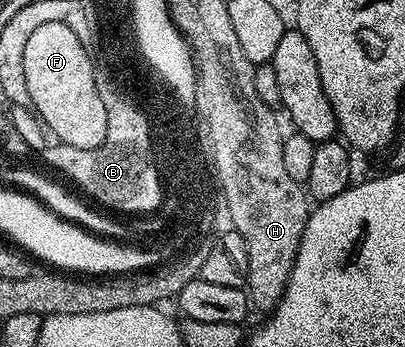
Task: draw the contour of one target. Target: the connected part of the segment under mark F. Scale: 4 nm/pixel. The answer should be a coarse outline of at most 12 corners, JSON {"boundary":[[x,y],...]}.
{"boundary":[[60,22],[24,46],[32,109],[63,146],[95,149],[108,111]]}

